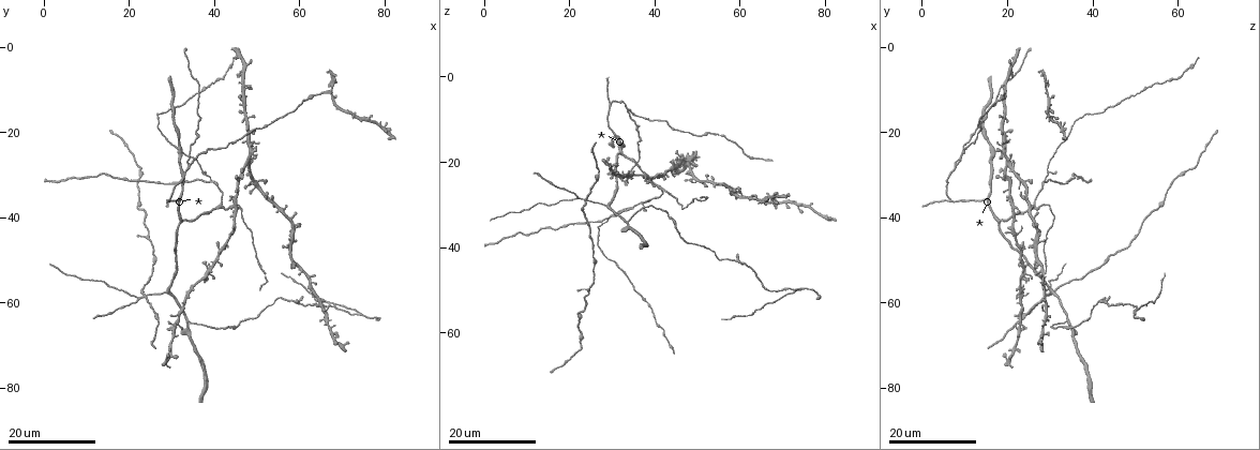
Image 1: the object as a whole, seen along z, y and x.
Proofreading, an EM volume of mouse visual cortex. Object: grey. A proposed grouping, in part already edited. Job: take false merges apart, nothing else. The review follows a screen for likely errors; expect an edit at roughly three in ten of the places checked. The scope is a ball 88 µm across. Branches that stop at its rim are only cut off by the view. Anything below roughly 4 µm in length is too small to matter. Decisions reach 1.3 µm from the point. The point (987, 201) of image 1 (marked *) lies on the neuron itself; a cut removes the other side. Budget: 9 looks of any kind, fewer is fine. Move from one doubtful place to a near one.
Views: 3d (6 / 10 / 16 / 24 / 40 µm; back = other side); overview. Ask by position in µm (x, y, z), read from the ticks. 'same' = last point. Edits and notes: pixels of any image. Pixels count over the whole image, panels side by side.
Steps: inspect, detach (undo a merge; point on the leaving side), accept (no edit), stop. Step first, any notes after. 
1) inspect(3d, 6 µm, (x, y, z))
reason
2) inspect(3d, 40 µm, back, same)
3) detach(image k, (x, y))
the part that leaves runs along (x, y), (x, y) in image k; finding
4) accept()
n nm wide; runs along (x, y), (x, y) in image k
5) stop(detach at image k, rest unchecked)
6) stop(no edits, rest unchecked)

inspect(3d, 16 µm, (32.0, 40.0, 18.0))
three arms meet

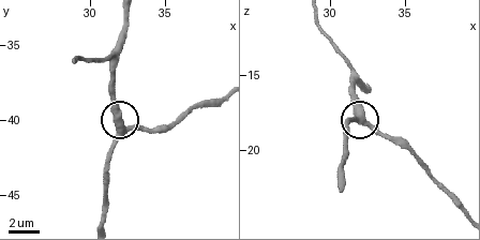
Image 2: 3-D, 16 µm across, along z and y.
inspect(3d, 10 µm, (32.6, 40.6, 18.4))

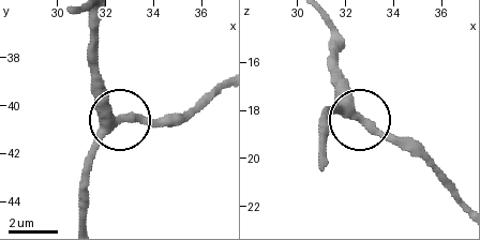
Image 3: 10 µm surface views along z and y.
accept()
all the same neuron

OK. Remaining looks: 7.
inspect(3d, 16 µm, (39.5, 31.5, 29.0))
three arms meet

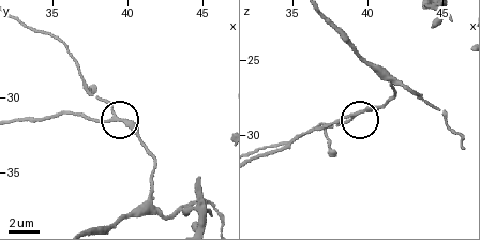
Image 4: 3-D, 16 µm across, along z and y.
inspect(3d, 10 µm, (39.0, 31.2, 28.6))

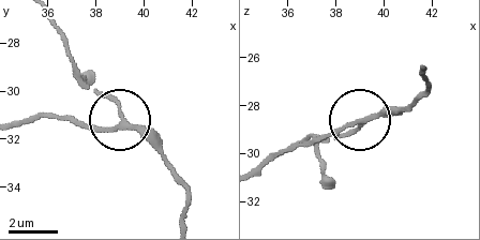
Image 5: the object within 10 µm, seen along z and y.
accept()
3 arms; one neuron here

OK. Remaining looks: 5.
inspect(3d, 24 µm, (47.5, 28.0, 20.0))

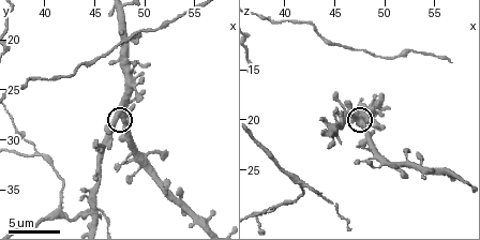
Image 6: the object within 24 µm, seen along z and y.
inspect(3d, 10 µm, same)
closer look

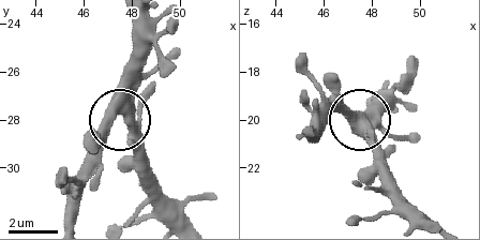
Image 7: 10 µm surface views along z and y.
inspect(3d, 6 µm, (47.0, 27.8, 19.8))
closer look

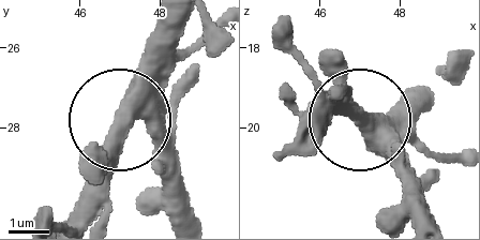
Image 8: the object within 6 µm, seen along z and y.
accept()
430 nm wide; all the same neuron

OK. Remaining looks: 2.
inspect(3d, 16 µm, (34.5, 28.0, 7.5))
three arms meet

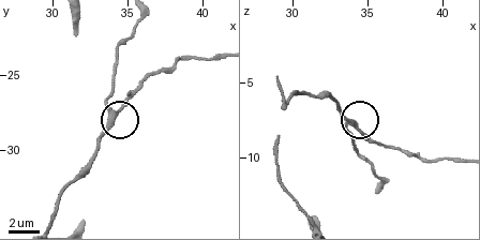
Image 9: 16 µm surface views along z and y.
inspect(3d, 10 µm, (34.4, 27.6, 7.8))

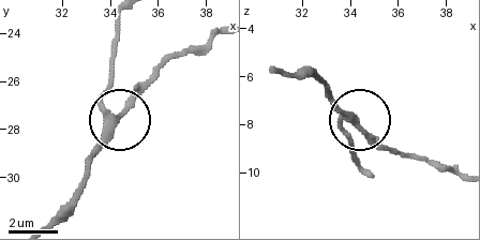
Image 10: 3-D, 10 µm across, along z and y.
accept()
3 arms; runs along (46, 222), (116, 120), (102, 100), (108, 58) in image 10; one neuron here

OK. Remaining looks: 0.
stop(no edits, rest unchecked)

